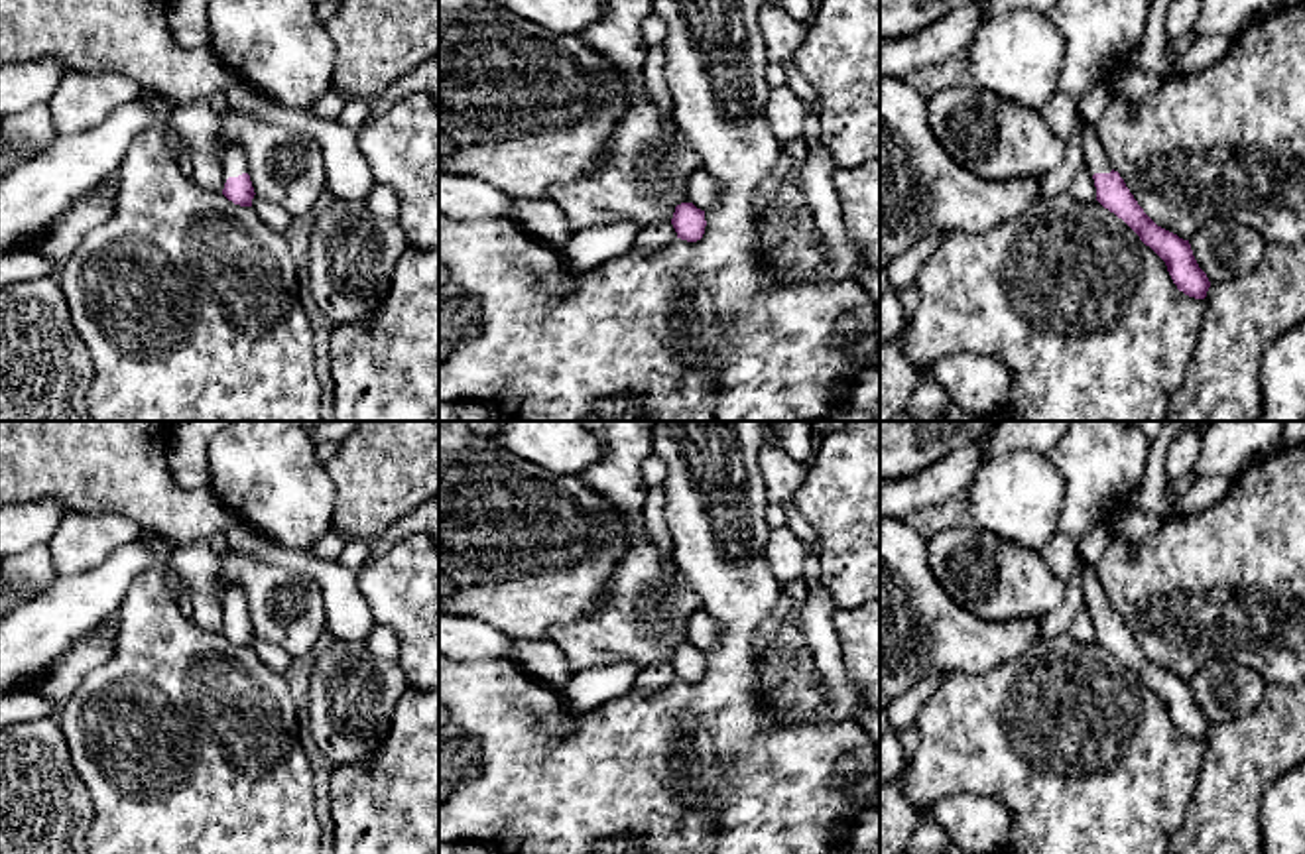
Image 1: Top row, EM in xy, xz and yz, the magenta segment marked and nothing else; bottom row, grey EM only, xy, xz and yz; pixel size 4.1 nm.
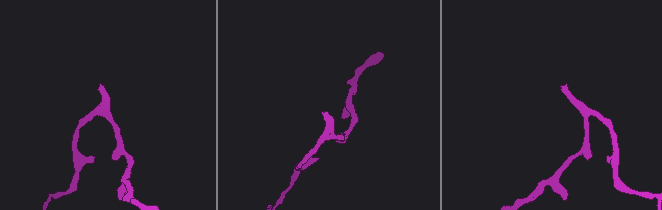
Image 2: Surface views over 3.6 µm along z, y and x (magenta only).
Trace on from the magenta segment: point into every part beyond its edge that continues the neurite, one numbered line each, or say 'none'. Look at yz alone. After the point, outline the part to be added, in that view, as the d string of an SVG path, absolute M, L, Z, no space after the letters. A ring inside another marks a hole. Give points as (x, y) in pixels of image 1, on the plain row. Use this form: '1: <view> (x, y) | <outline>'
1: yz (1095, 601) | M1083 561L1083 594L1085 594L1085 606L1090 612L1090 616L1094 614L1110 614L1112 608L1108 606L1104 594L1102 594L1102 586L1098 582L1094 565L1085 563Z

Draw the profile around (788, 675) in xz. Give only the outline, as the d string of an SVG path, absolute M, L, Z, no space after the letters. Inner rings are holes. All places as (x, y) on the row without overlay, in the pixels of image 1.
M805 594L793 596L785 622L772 643L760 651L760 695L777 720L813 720L825 706L817 685L821 673L801 628L803 600Z

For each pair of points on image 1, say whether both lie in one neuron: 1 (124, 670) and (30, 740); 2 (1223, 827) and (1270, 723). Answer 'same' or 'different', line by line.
1: different
2: same

